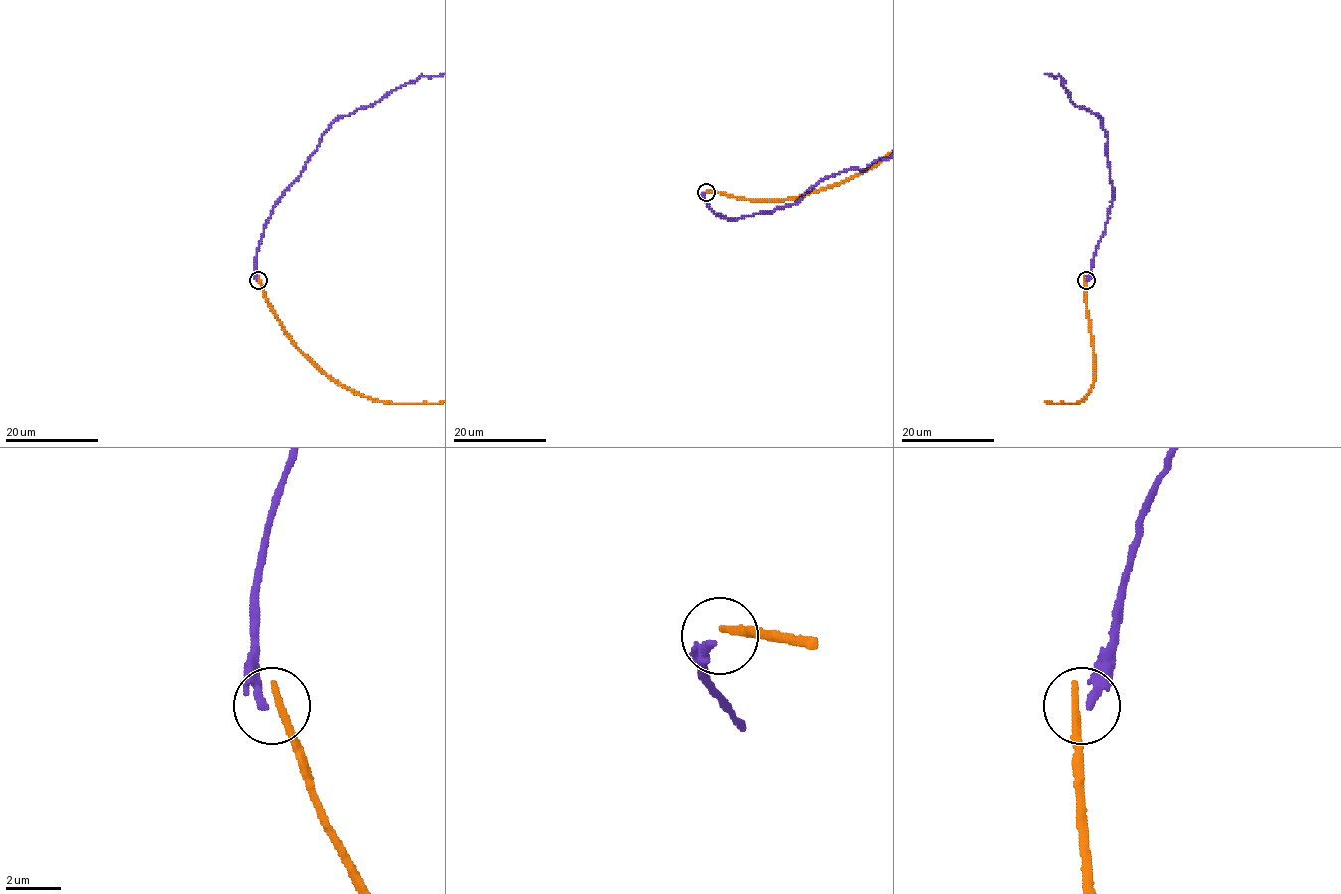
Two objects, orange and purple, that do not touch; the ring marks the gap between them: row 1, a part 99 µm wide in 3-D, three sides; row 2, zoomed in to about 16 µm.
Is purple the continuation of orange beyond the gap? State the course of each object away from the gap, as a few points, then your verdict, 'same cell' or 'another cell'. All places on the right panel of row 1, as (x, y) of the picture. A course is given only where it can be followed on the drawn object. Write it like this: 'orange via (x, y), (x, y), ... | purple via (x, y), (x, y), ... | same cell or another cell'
another cell

